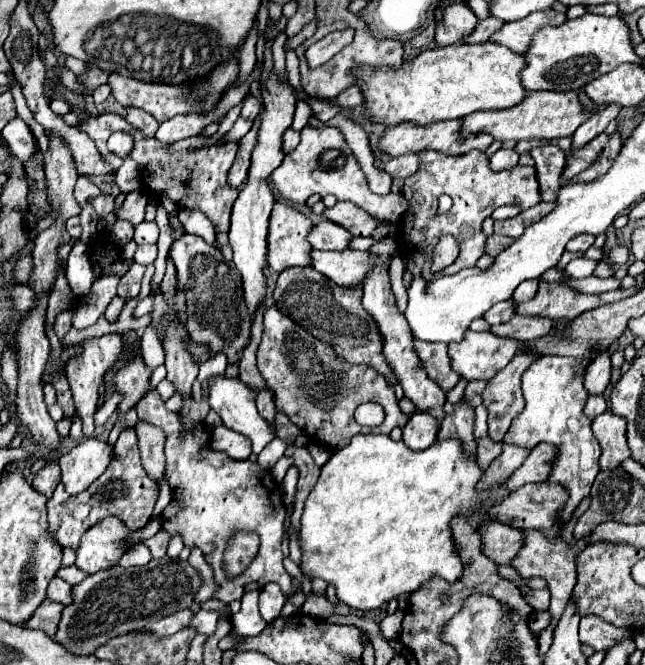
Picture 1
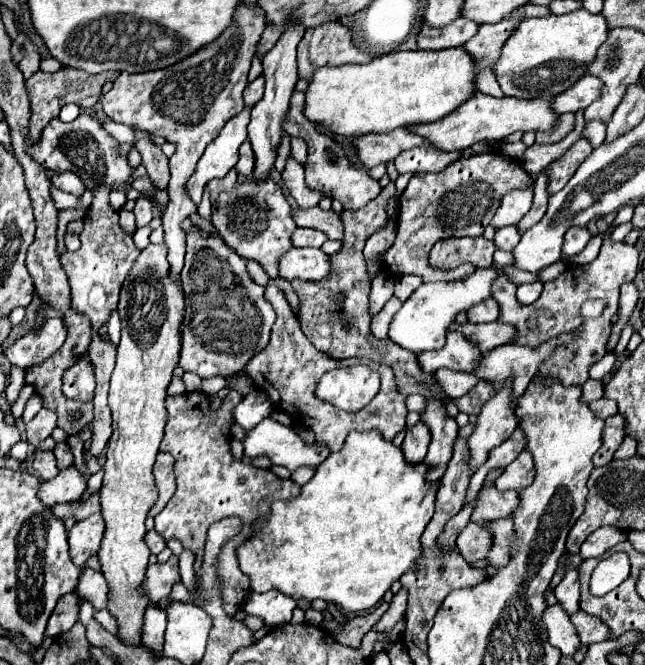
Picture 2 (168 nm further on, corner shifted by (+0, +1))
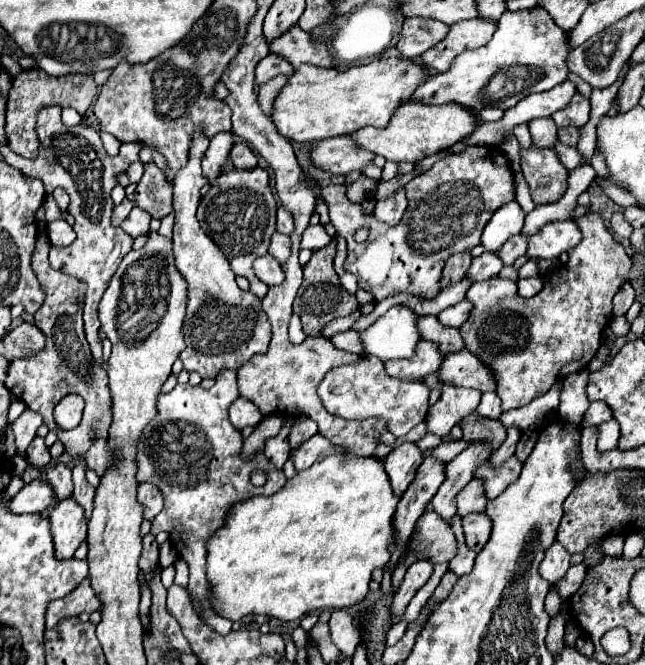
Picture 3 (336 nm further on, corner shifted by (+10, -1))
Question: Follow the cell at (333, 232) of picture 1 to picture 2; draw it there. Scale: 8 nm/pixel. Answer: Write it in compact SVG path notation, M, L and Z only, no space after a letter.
M296 229L290 237L292 247L322 247L326 239L324 233L316 233L314 229Z

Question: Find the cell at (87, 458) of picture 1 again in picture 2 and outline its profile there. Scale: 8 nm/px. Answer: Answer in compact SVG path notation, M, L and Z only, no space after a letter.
M72 465L68 469L62 469L54 479L42 481L38 489L38 499L46 507L54 507L58 503L74 503L80 499L84 489L86 489L86 481L82 473Z

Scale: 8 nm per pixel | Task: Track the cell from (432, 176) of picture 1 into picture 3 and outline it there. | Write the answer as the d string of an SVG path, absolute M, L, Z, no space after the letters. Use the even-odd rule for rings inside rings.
M468 147L460 155L448 155L432 165L430 171L416 175L406 183L408 209L396 227L388 227L372 217L364 217L362 207L350 203L344 185L328 185L322 189L322 197L330 207L330 223L336 227L336 235L348 241L346 269L358 277L358 285L374 295L376 301L386 299L398 291L408 291L422 297L436 297L442 291L440 275L446 259L458 251L470 251L480 243L480 235L492 213L506 201L514 199L514 175L508 159L498 147ZM368 227L370 235L364 243L354 239L356 229Z

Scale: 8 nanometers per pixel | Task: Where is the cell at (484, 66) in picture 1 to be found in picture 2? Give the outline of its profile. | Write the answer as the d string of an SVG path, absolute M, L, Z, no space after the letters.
M462 47L444 51L392 51L388 55L376 57L366 65L340 65L340 67L320 67L314 71L312 81L306 89L304 115L318 127L326 127L330 133L344 137L358 137L366 133L392 131L404 125L428 123L446 117L468 93L476 89L474 61L464 53Z

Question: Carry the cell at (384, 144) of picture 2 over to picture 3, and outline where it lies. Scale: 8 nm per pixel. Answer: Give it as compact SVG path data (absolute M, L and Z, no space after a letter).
M332 137L314 143L312 147L312 161L314 165L330 171L330 173L352 173L362 171L368 163L374 161L376 155L370 155L370 151L358 149L358 143L346 137Z

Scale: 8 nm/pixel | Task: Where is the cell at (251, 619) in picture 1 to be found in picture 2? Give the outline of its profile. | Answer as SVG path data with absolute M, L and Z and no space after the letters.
M352 431L346 441L344 447L336 453L330 453L328 459L324 463L320 463L316 467L316 473L312 477L310 483L306 483L300 489L298 497L292 497L288 501L274 501L274 505L270 507L270 511L264 515L264 519L258 519L252 529L254 535L250 539L246 539L238 549L236 549L236 557L240 563L240 569L244 575L250 577L251 590L257 593L267 592L268 589L278 589L284 595L290 595L292 599L306 599L306 601L314 601L314 599L324 599L324 601L332 601L336 607L348 611L348 613L358 613L358 611L370 611L374 609L374 605L384 597L384 593L390 589L390 585L394 581L398 581L402 577L402 573L408 571L408 567L414 565L414 561L420 555L420 535L424 533L424 527L428 525L428 521L434 515L434 501L436 501L436 491L438 485L428 485L424 475L426 475L428 467L424 463L418 465L408 465L402 451L390 443L384 441L380 431Z

